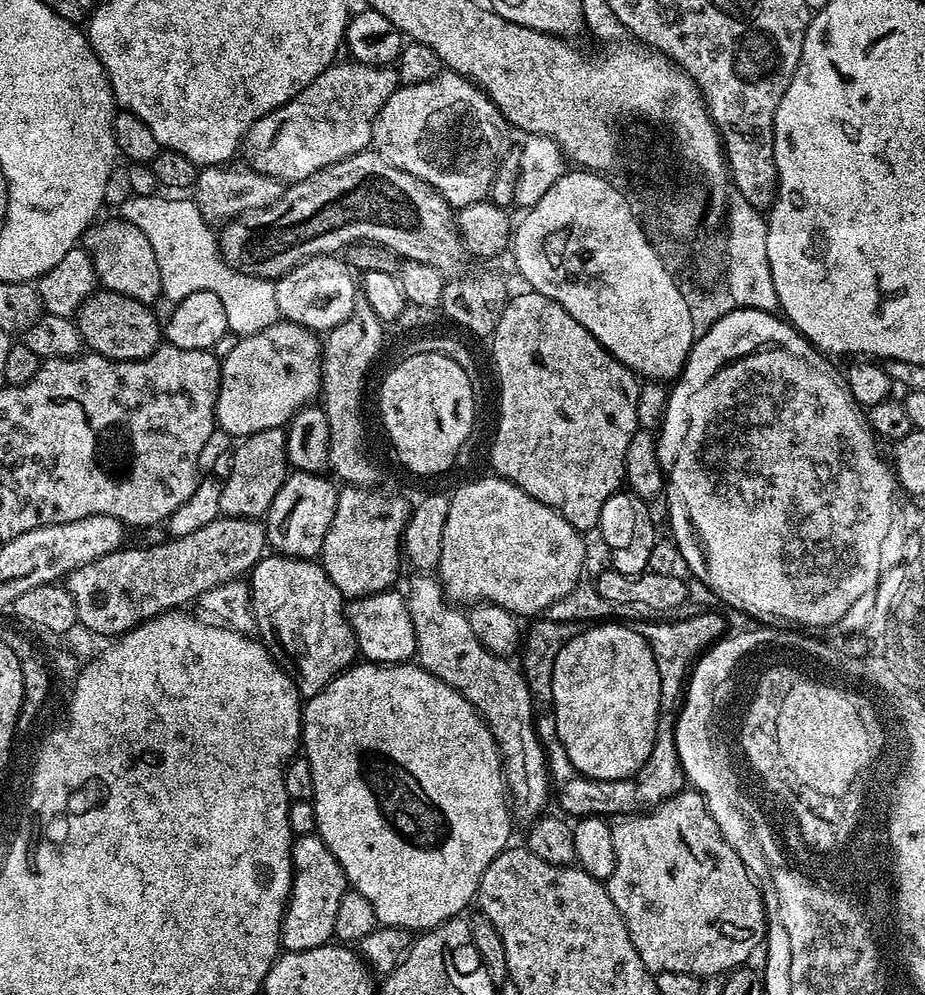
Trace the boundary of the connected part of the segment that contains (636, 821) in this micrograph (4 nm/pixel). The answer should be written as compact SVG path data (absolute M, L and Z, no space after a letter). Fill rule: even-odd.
M683 790L676 795L665 800L652 809L647 814L637 814L631 818L624 818L613 827L614 834L614 870L612 877L607 880L606 887L614 906L622 914L626 922L626 930L642 958L642 962L647 966L648 971L655 974L657 972L685 972L691 976L701 978L717 976L720 973L729 973L733 968L747 965L750 954L754 946L762 943L766 936L766 912L764 916L764 900L760 897L760 892L756 889L756 884L752 881L749 865L745 857L739 851L731 848L729 838L720 833L720 827L716 824L711 811L704 799L703 792L695 790Z

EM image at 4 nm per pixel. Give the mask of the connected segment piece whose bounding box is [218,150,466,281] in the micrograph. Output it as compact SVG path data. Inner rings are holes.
M374 150L362 151L357 156L318 170L318 174L310 178L295 181L285 187L284 193L270 206L243 212L227 221L222 231L218 236L220 253L227 264L236 272L271 281L285 276L304 260L340 254L348 245L364 241L388 247L404 260L426 262L426 266L434 266L445 274L451 273L451 268L458 267L466 260L452 205L442 199L439 192L425 180L390 166L390 162L383 160Z

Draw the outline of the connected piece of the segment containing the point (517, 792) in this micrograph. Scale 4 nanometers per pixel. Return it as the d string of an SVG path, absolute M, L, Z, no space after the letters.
M416 574L413 577L408 584L406 599L414 622L415 659L431 676L437 676L446 682L446 686L458 690L458 694L469 700L480 713L492 731L500 748L500 759L504 761L504 783L508 785L512 819L519 823L521 820L524 826L531 825L547 809L544 807L548 804L550 765L536 734L530 690L517 665L515 668L505 657L490 654L490 650L474 638L467 615L450 603L444 589L431 575Z

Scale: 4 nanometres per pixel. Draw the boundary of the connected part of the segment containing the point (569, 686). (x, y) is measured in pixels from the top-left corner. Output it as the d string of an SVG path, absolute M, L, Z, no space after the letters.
M600 622L595 626L585 627L576 637L565 639L558 658L554 658L554 714L558 726L558 738L564 747L564 754L569 765L572 764L577 773L588 777L590 780L625 780L635 776L638 769L651 756L651 748L654 746L656 727L662 717L660 708L660 690L658 666L655 664L654 654L643 635L635 632L635 627L624 622Z

